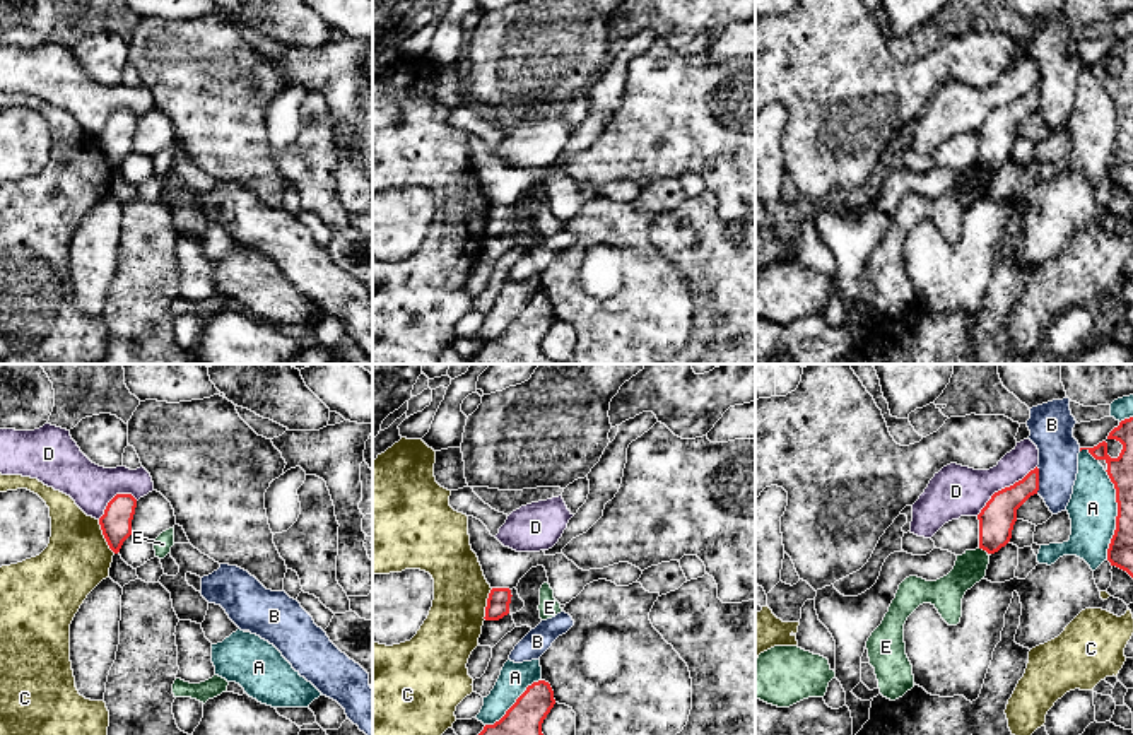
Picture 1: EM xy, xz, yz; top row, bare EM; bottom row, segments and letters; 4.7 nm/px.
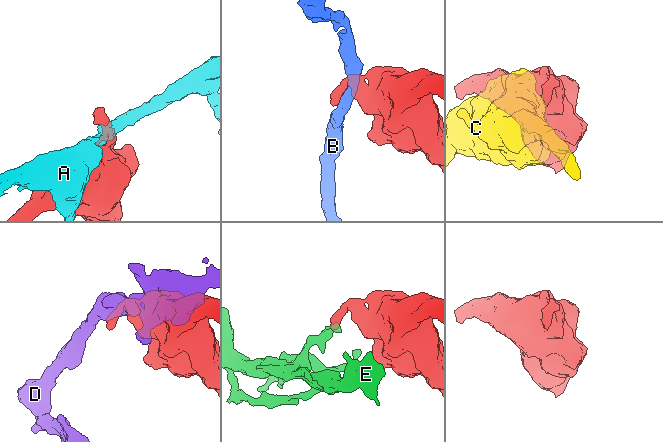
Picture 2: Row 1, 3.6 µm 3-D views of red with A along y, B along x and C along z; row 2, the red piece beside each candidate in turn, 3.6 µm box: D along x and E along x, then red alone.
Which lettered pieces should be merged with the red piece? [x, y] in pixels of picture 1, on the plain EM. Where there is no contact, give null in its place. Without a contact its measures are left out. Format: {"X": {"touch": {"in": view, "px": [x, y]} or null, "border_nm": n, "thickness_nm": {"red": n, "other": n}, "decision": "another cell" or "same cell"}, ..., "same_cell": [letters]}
{"A": {"touch": {"in": "xz", "px": [515, 320]}, "border_nm": 340, "thickness_nm": {"red": 280, "other": 140}, "decision": "another cell"}, "B": {"touch": {"in": "yz", "px": [1038, 98]}, "border_nm": 130, "thickness_nm": {"red": 160, "other": 200}, "decision": "another cell"}, "C": {"touch": {"in": "xy", "px": [105, 154]}, "border_nm": 180, "thickness_nm": {"red": 140, "other": 300}, "decision": "another cell"}, "D": {"touch": {"in": "yz", "px": [1005, 105]}, "border_nm": 380, "thickness_nm": {"red": 170, "other": 240}, "decision": "another cell"}, "E": {"touch": {"in": "yz", "px": [985, 166]}, "border_nm": 50, "thickness_nm": {"red": 170, "other": 150}, "decision": "another cell"}, "same_cell": []}

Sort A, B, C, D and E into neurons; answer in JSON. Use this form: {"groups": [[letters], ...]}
{"groups": [["A"], ["B"], ["C"], ["D"], ["E"]]}

